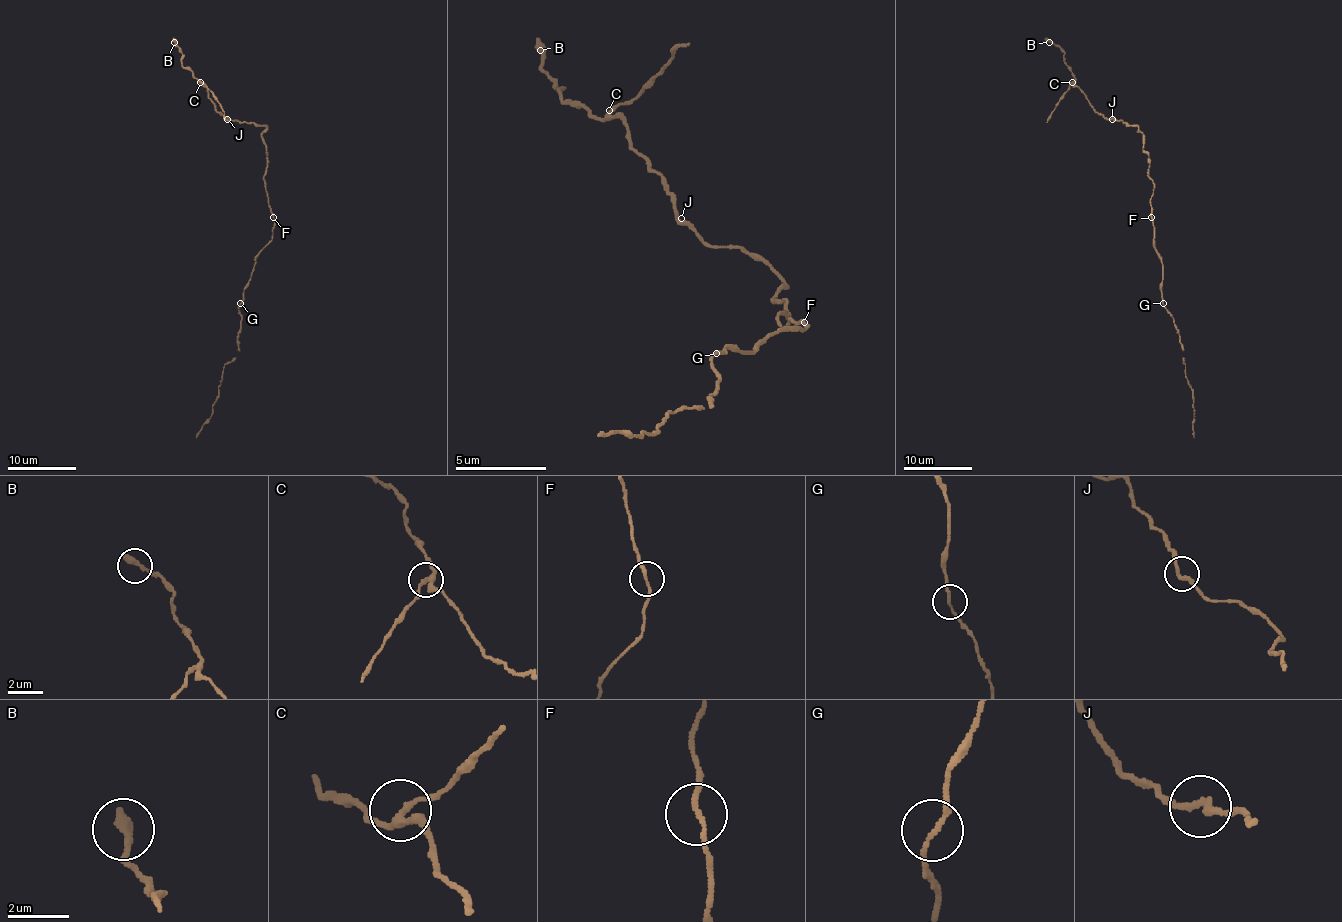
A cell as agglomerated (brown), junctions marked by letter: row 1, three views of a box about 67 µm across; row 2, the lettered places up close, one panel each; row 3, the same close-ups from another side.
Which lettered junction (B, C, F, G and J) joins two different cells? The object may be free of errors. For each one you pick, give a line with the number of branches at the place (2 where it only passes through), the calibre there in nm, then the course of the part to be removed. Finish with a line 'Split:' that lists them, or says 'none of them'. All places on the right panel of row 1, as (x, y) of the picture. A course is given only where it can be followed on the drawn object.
C: 3 | 240 nm | (1071, 81), (1046, 122)
Split: C

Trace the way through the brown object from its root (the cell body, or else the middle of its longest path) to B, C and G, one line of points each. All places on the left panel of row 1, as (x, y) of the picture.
B: (270, 206), (263, 177), (266, 127), (225, 119), (208, 97), (208, 90), (183, 66), (183, 52), (174, 42)
C: (270, 206), (263, 177), (266, 168), (263, 131), (266, 127), (225, 119), (200, 81)
G: (270, 206), (275, 221), (273, 238), (256, 257), (241, 303)

